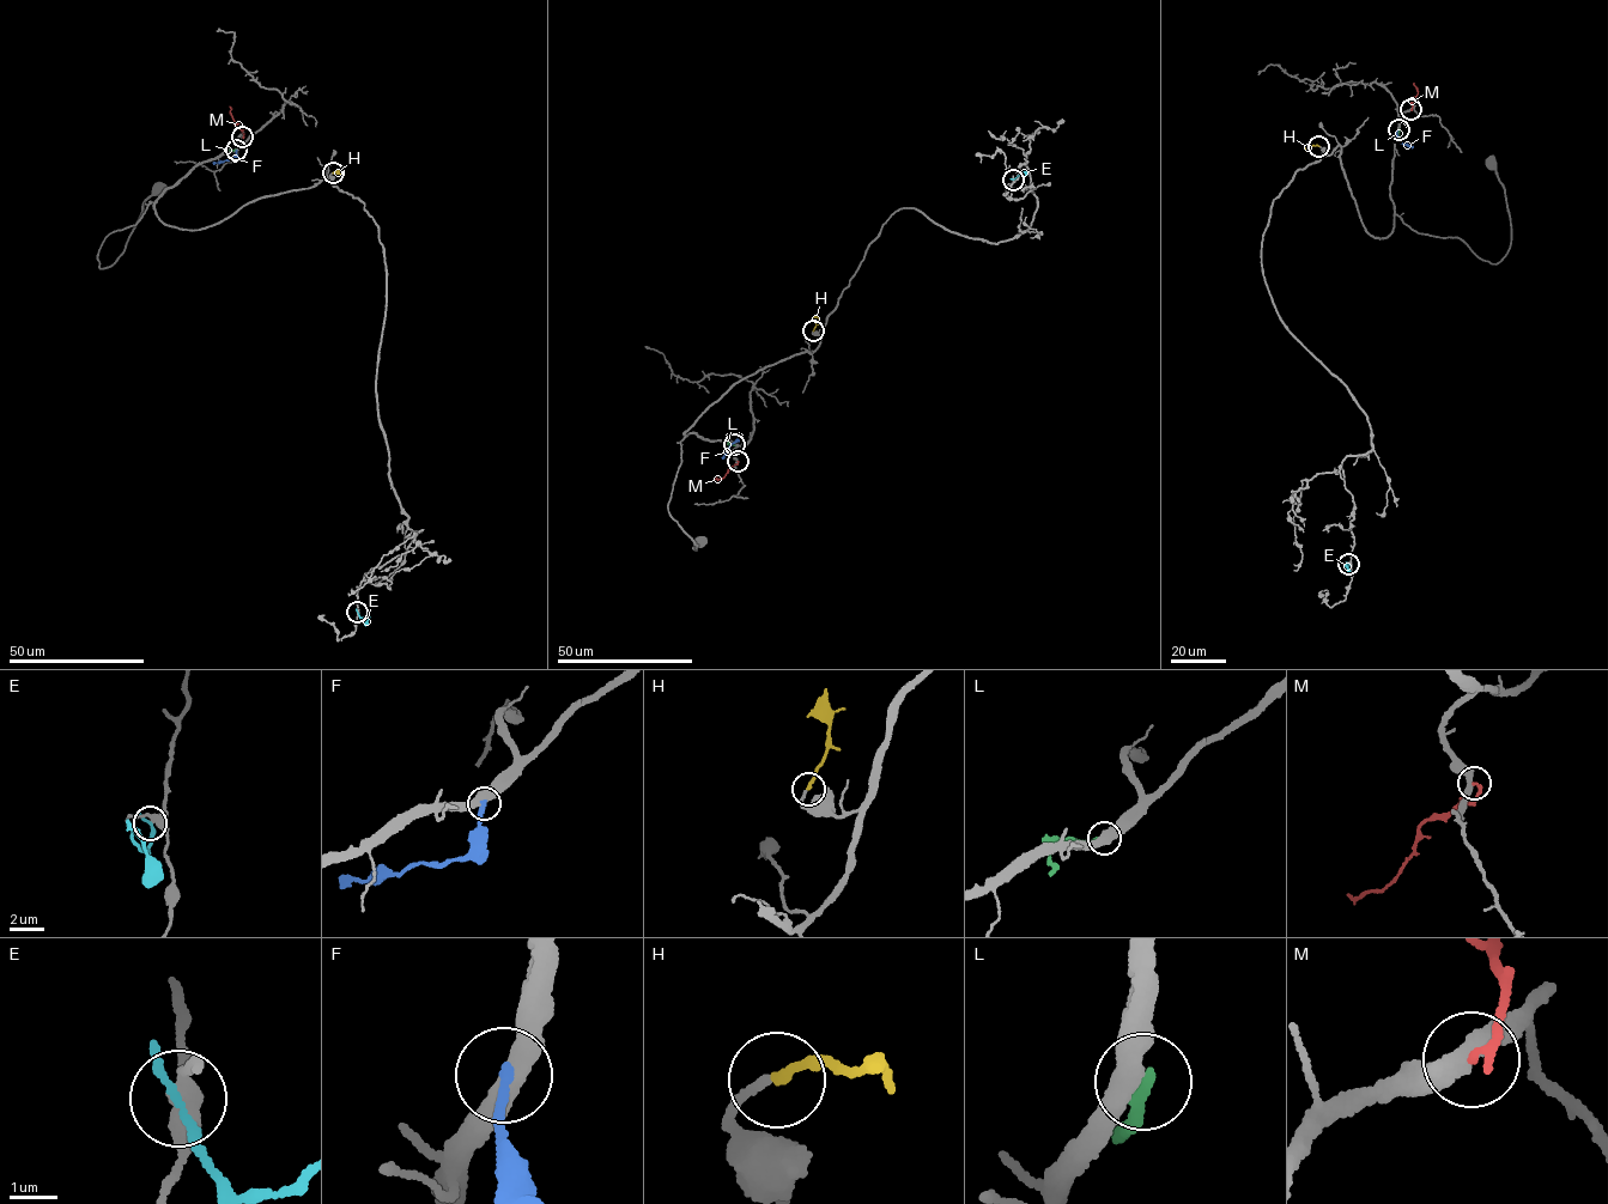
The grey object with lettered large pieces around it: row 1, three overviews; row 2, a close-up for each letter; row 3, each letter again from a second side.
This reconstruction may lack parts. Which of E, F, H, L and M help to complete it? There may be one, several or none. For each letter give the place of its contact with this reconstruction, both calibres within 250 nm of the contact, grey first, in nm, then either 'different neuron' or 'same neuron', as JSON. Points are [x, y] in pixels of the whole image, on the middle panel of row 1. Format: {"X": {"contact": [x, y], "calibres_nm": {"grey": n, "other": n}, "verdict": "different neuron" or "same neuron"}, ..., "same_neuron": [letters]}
{"E": {"contact": [1013, 180], "calibres_nm": {"grey": 320, "other": 240}, "verdict": "different neuron"}, "F": {"contact": [734, 442], "calibres_nm": {"grey": 440, "other": 240}, "verdict": "different neuron"}, "H": {"contact": [813, 330], "calibres_nm": {"grey": 170, "other": 200}, "verdict": "same neuron"}, "L": {"contact": [734, 444], "calibres_nm": {"grey": 480, "other": 280}, "verdict": "different neuron"}, "M": {"contact": [738, 461], "calibres_nm": {"grey": 420, "other": 180}, "verdict": "different neuron"}, "same_neuron": ["H"]}

